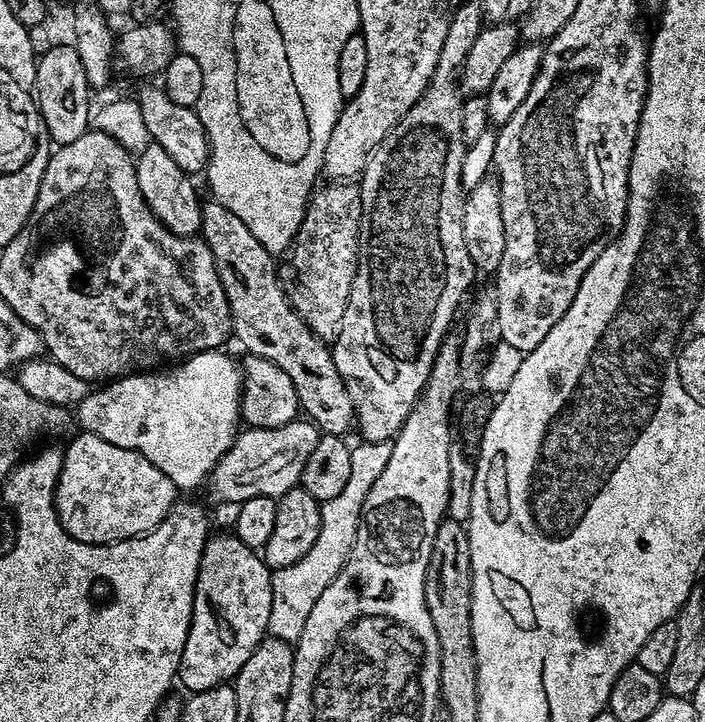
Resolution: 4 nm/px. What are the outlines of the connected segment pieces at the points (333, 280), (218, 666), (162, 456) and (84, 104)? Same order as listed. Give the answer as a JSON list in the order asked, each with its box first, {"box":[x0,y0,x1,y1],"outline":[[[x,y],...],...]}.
[{"box":[278,182,362,342],"outline":[[[332,182],[327,186],[309,199],[296,236],[279,261],[278,271],[284,293],[296,313],[308,323],[314,335],[331,342],[340,332],[342,314],[346,314],[346,302],[358,270],[362,194],[356,182]]]},{"box":[179,531,272,693],"outline":[[[231,531],[221,536],[209,535],[204,544],[200,569],[196,575],[196,593],[192,603],[192,625],[186,638],[186,646],[180,659],[179,683],[188,687],[189,693],[210,690],[219,684],[229,683],[254,654],[261,640],[265,639],[270,618],[270,598],[272,597],[272,572],[264,563],[261,553],[255,548],[246,546]]]},{"box":[74,351,242,490],"outline":[[[227,351],[199,352],[177,363],[169,372],[156,370],[151,374],[121,376],[88,393],[75,409],[74,416],[80,419],[79,427],[86,432],[100,435],[116,446],[133,448],[146,458],[156,461],[158,469],[173,480],[177,490],[196,488],[212,475],[220,456],[226,454],[238,435],[240,419],[240,390],[242,368],[227,356]]]},{"box":[34,43,90,145],"outline":[[[53,43],[52,48],[37,59],[34,95],[49,141],[53,145],[69,144],[74,142],[74,138],[82,138],[82,134],[89,131],[90,89],[86,82],[86,70],[82,70],[82,58],[78,58],[78,50],[71,43]]]}]

